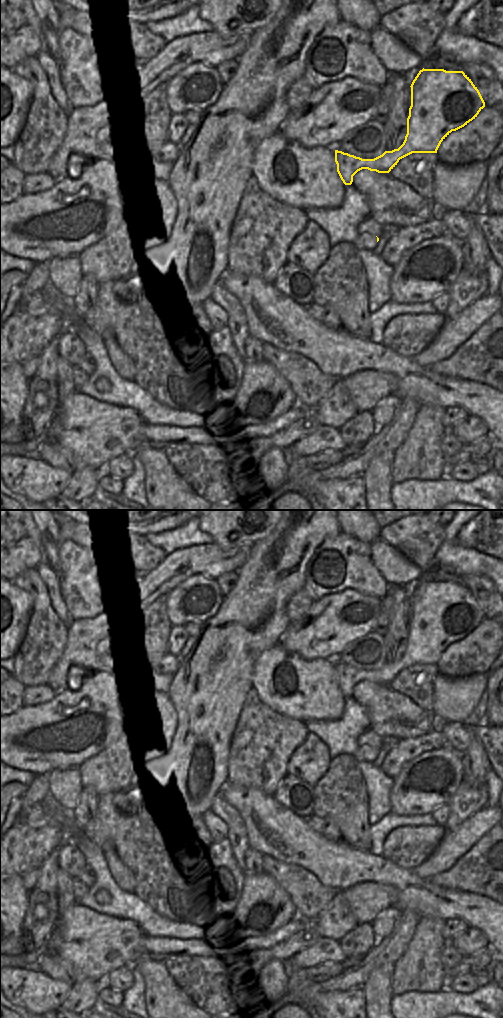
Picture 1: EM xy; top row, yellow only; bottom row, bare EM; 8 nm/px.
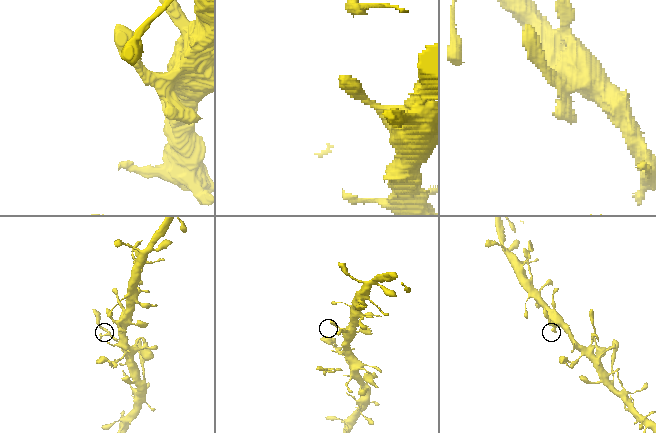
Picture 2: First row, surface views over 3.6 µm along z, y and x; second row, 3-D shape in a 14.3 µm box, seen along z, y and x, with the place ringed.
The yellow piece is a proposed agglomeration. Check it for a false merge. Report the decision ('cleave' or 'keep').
keep

